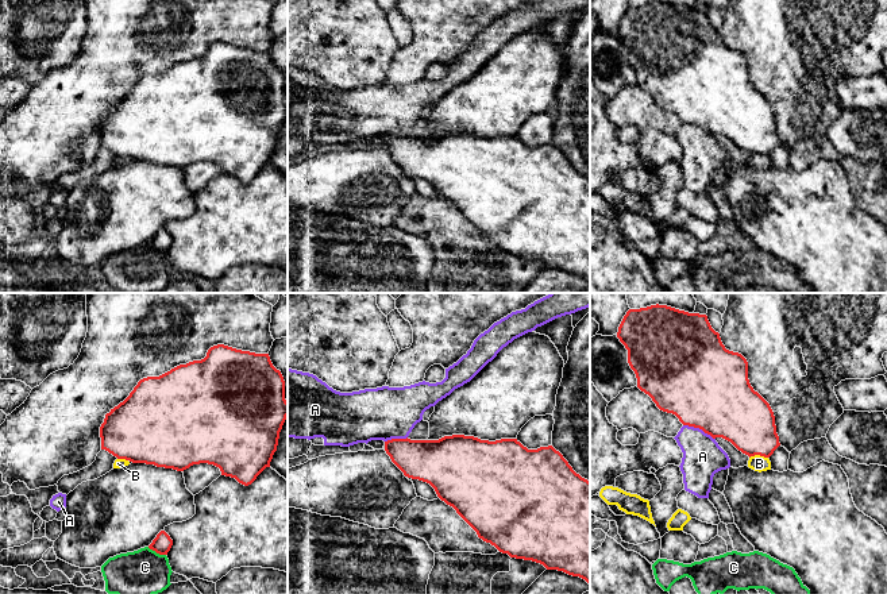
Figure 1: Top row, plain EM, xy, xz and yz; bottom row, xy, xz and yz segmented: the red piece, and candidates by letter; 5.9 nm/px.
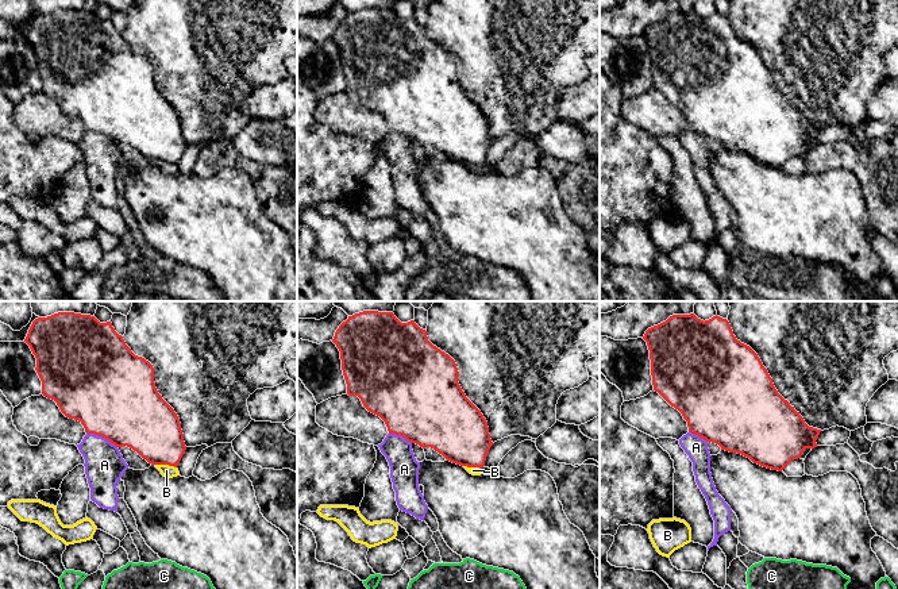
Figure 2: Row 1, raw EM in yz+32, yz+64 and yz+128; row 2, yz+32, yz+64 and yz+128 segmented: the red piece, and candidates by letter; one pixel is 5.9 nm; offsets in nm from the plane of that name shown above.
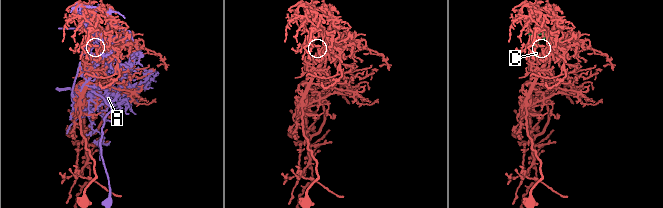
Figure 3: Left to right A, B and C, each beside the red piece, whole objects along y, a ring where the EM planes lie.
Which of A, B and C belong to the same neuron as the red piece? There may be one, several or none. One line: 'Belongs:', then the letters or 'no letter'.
Belongs: no letter

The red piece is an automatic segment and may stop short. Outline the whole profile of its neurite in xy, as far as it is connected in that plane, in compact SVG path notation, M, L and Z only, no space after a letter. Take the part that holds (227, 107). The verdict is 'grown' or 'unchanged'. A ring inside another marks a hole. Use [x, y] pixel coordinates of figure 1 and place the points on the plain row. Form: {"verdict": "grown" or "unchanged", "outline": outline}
{"verdict": "unchanged", "outline": "M217 42L211 45L201 58L180 62L159 74L140 77L130 93L105 112L100 124L101 147L117 157L177 169L208 161L219 165L221 173L248 184L270 165L286 115L285 78L281 69L273 63L269 51Z"}

